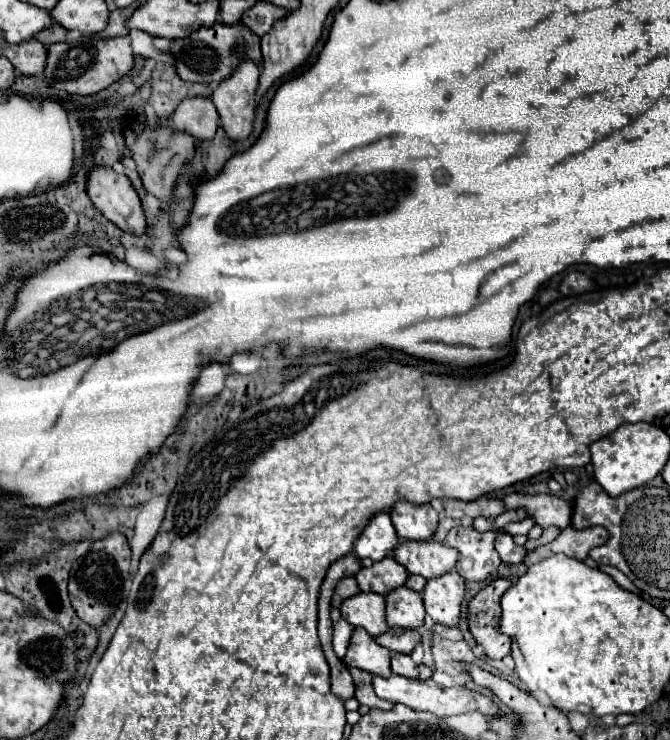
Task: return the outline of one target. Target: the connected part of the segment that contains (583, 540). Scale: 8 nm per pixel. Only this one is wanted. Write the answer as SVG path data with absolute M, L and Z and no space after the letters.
M566 526L554 542L528 552L524 558L524 564L532 566L544 558L550 558L556 552L566 552L572 558L584 560L588 558L588 552L594 546L602 546L606 540L608 540L608 530L602 526L592 526L586 530L574 530L572 526Z

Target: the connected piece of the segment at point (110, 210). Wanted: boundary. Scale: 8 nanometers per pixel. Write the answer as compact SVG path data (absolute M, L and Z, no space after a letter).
M94 166L88 170L86 178L88 178L86 180L86 192L100 214L104 214L110 222L114 222L118 228L122 228L128 234L144 234L146 232L146 218L144 218L140 198L134 192L126 174L118 174L108 166Z

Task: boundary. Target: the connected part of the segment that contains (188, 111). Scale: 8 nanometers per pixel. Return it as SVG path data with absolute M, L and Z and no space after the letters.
M194 96L184 98L172 114L172 126L180 132L188 132L194 138L214 138L218 128L218 112L210 98Z

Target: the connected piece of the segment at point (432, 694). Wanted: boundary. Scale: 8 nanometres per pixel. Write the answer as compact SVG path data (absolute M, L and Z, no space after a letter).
M392 674L390 678L380 678L380 676L374 676L374 690L380 698L386 698L390 702L400 702L400 704L406 704L408 708L414 708L414 710L426 710L426 712L432 712L436 716L456 716L456 714L466 714L466 712L480 712L484 714L488 720L492 718L500 718L504 712L492 702L492 698L480 694L480 692L472 692L468 688L462 688L462 686L454 686L454 688L444 688L444 686L438 686L434 680L410 680L410 678L400 678L398 674Z

